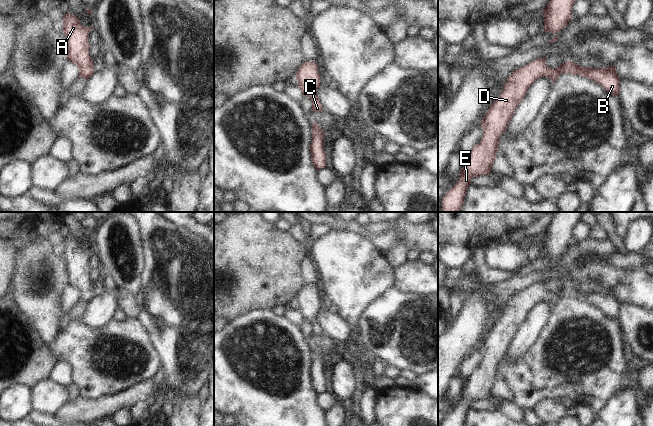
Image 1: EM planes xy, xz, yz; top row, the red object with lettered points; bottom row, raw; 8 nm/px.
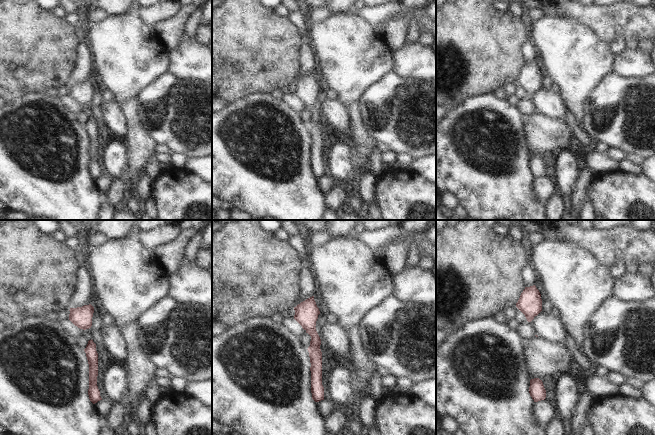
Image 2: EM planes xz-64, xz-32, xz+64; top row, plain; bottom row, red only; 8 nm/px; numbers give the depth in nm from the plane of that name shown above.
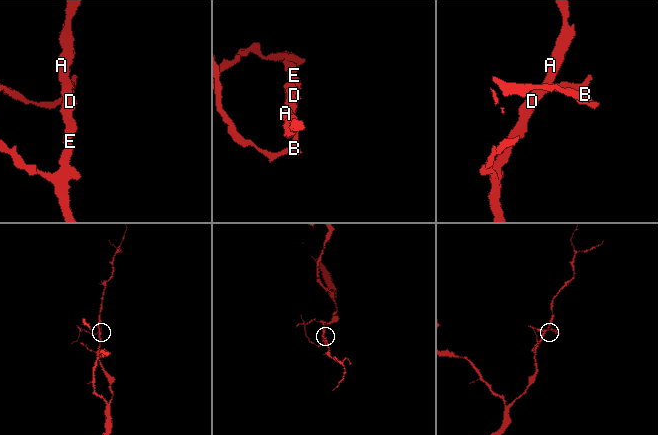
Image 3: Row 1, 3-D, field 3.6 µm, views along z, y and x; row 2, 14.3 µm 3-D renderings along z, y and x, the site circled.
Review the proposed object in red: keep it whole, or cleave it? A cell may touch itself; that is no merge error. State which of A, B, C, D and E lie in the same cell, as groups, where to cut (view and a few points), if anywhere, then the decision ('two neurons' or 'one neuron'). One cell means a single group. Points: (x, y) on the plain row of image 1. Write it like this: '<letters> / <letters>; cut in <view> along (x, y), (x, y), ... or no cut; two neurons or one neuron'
A B C D E; no cut; one neuron

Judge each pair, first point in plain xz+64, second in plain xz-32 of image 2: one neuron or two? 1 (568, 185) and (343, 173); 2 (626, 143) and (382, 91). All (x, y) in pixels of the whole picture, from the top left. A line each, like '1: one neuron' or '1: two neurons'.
1: one neuron
2: one neuron

